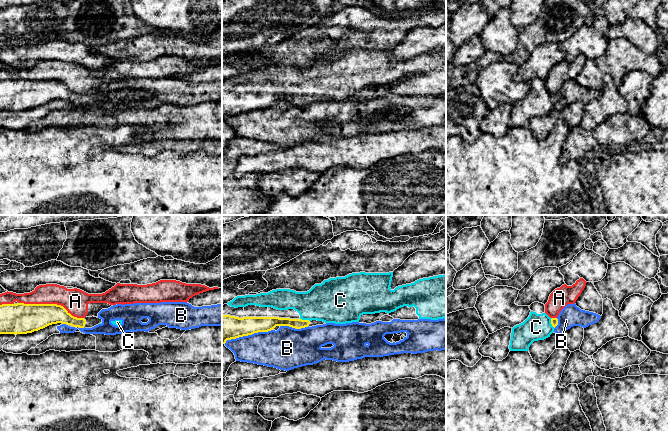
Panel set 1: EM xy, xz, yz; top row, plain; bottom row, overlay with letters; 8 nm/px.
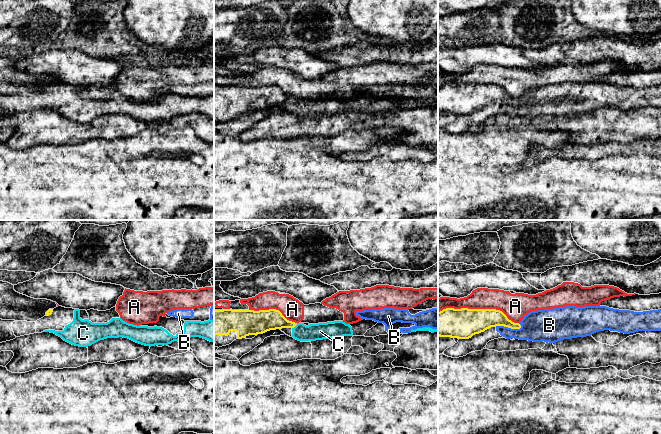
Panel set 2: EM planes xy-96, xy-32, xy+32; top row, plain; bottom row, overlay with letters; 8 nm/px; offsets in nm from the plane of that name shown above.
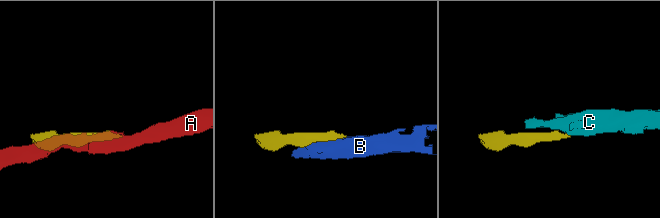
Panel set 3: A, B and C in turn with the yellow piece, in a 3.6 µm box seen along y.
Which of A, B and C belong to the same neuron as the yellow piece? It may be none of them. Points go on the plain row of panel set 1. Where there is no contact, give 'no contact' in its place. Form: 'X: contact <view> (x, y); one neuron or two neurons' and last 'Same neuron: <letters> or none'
A: contact xy (51, 80); two neurons
B: contact xz (248, 110); two neurons
C: contact xz (305, 96); one neuron
Same neuron: C

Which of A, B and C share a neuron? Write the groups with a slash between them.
A / B / C

